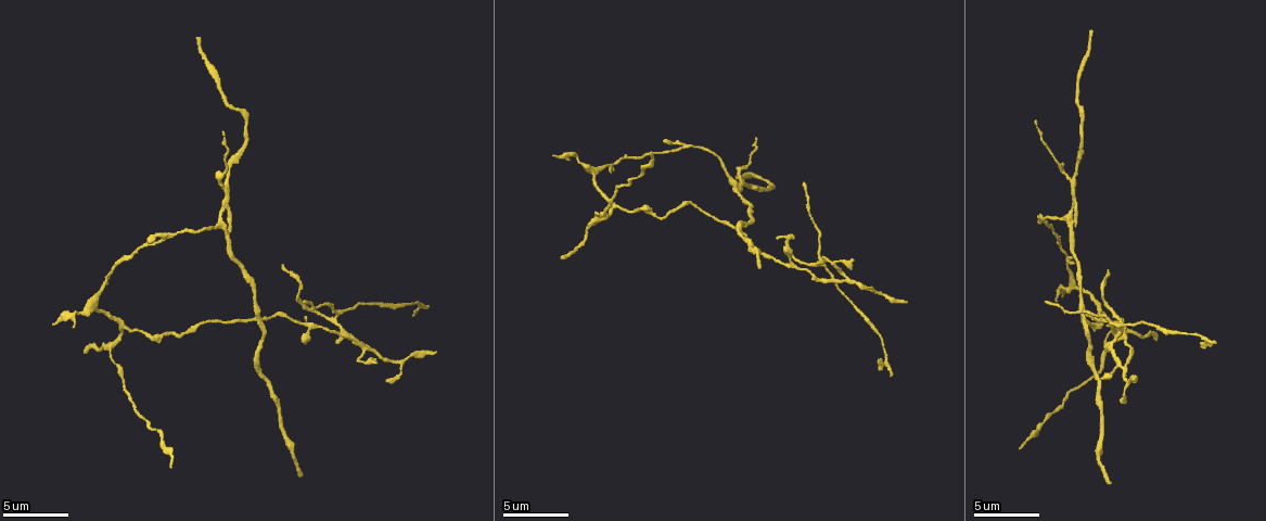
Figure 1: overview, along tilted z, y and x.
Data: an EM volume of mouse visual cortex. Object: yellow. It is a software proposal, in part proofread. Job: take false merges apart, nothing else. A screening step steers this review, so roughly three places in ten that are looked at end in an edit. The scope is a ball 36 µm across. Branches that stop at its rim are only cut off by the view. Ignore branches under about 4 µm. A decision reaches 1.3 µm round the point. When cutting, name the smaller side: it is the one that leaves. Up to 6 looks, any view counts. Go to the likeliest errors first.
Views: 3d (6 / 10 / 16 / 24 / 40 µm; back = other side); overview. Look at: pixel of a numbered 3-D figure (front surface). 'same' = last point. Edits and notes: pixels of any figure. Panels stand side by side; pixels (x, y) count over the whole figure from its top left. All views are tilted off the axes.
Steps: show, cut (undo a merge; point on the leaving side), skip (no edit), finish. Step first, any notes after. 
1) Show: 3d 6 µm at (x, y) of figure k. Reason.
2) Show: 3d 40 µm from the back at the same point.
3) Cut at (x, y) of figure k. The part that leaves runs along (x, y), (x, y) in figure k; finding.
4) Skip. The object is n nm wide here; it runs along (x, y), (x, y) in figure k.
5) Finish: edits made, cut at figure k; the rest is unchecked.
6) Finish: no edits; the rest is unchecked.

Show: 3d 6 µm at (336, 319) of figure 1. Four arms meet.

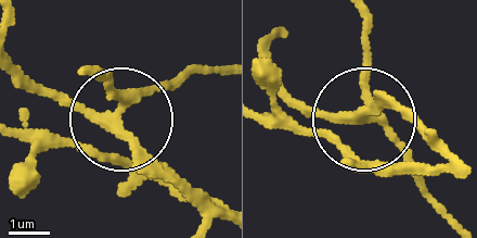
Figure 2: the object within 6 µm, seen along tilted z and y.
Show: 3d 6 µm from the back at (116, 120) of figure 2. Other side.

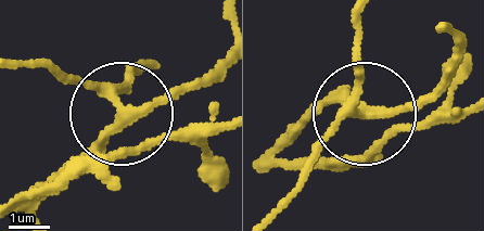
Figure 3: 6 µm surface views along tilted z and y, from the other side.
Skip. It runs along (220, 111), (191, 92), (116, 115), (25, 201) in figure 3; continuous, no second neuron.

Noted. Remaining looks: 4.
Show: 3d 10 µm at (222, 187) of figure 1. Two arms in line, one across.

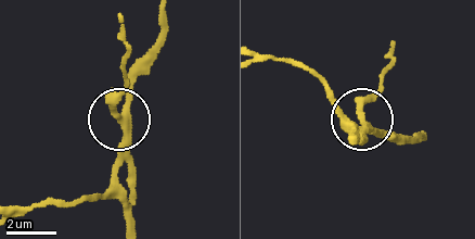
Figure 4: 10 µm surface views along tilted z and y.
Show: 3d 6 µm at (362, 120) of figure 4.

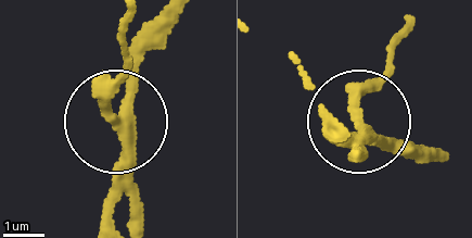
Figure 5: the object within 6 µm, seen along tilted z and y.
Skip. 3 arms meet here; it runs along (102, 220), (120, 158), (111, 98), (120, 54) in figure 5; all the same neuron.

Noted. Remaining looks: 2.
Show: 3d 6 µm at (614, 207) of figure 1. Three-way junction.

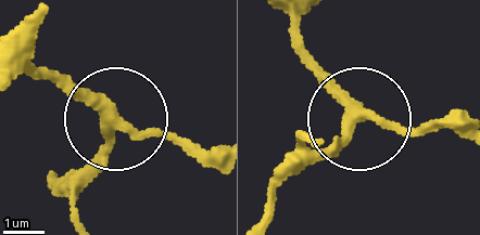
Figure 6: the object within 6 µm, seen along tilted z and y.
Show: 3d 6 µm from the back at (363, 113) of figure 6. From behind.

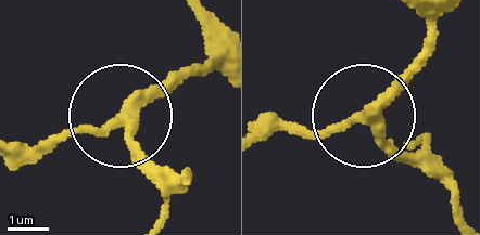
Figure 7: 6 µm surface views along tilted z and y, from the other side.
Skip. The side arm is 16 µm long; one neuron here.

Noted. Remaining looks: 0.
Finish: no edits; the rest is unchecked.

